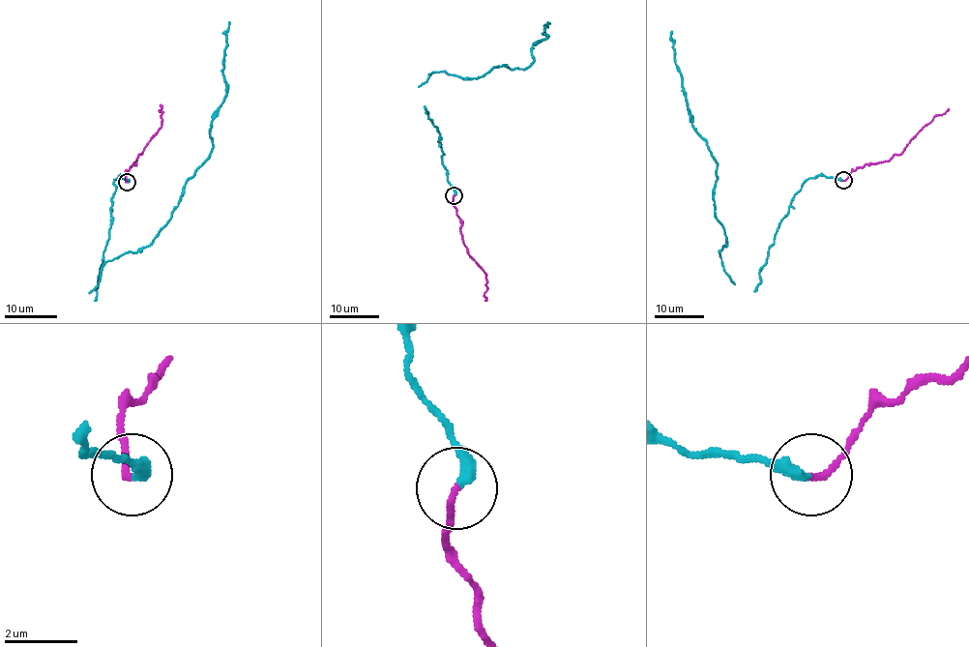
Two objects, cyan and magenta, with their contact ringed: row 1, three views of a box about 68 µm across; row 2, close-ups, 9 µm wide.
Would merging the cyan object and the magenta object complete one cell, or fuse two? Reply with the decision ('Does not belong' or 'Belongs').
Belongs

